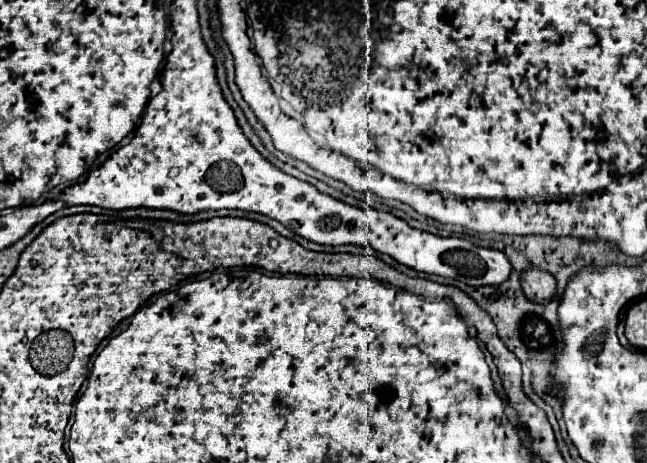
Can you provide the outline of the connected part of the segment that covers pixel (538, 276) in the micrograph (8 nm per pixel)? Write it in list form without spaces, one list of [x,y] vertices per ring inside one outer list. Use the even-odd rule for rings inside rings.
[[[530,266],[522,274],[522,290],[528,300],[534,302],[548,302],[556,290],[556,280],[546,270],[538,270],[536,266]]]

